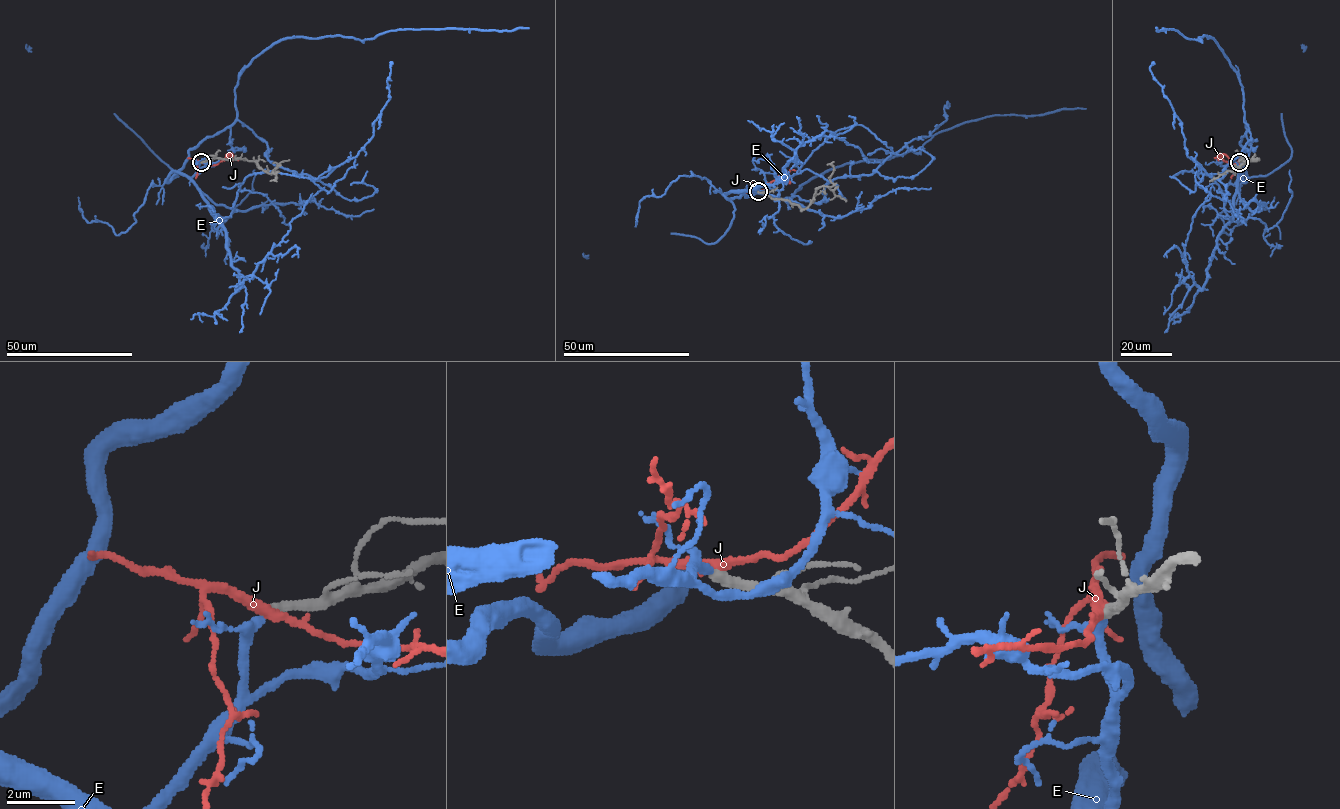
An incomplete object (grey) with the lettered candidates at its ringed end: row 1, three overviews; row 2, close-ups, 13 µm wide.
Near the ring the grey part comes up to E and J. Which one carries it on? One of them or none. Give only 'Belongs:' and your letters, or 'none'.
Belongs: E

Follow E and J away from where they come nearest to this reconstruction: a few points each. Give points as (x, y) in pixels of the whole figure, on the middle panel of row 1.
E: (758, 191), (725, 196), (791, 198), (838, 166), (918, 153), (963, 123), (1086, 108)
J: (758, 191), (790, 169), (795, 170)

